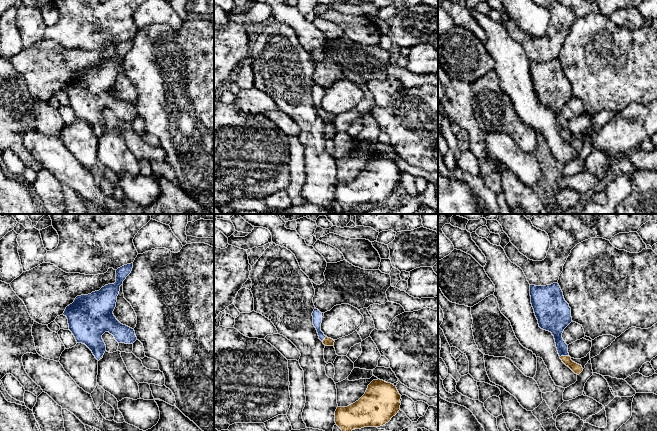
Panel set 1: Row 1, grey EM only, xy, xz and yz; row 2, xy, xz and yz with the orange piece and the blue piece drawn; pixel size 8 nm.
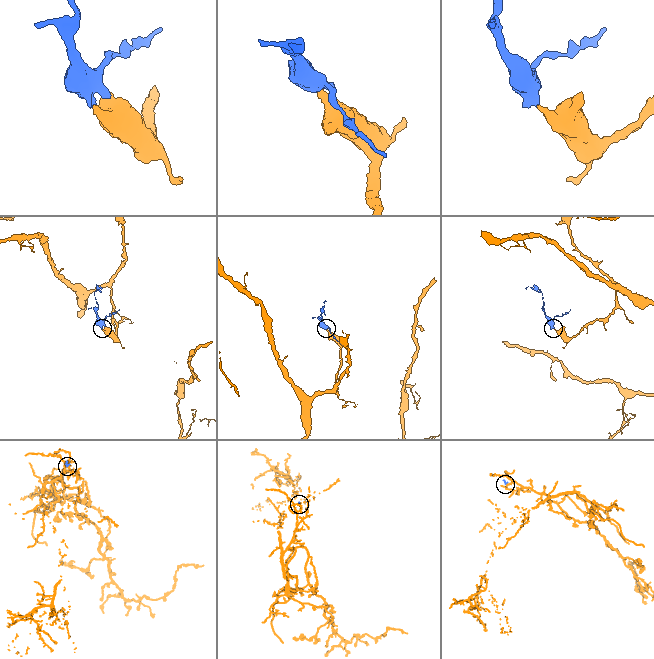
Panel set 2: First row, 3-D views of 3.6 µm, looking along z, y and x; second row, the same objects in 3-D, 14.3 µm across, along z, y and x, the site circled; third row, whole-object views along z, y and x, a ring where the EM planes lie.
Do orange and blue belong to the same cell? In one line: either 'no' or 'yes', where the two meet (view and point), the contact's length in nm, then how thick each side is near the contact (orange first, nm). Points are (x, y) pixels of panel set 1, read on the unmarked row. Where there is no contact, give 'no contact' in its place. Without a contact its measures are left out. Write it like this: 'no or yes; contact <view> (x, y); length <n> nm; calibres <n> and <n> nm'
yes; contact yz (564, 132); length 80 nm; calibres 80 and 140 nm

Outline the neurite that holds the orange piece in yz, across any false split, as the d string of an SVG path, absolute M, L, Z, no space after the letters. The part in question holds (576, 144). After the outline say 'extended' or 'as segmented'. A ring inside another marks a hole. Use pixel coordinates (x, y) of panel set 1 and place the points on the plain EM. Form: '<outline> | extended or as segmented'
M559 60L530 61L530 72L539 103L552 109L560 135L575 150L579 151L583 144L571 136L568 121L562 114L562 109L572 98L572 93L571 84L565 77Z | extended

